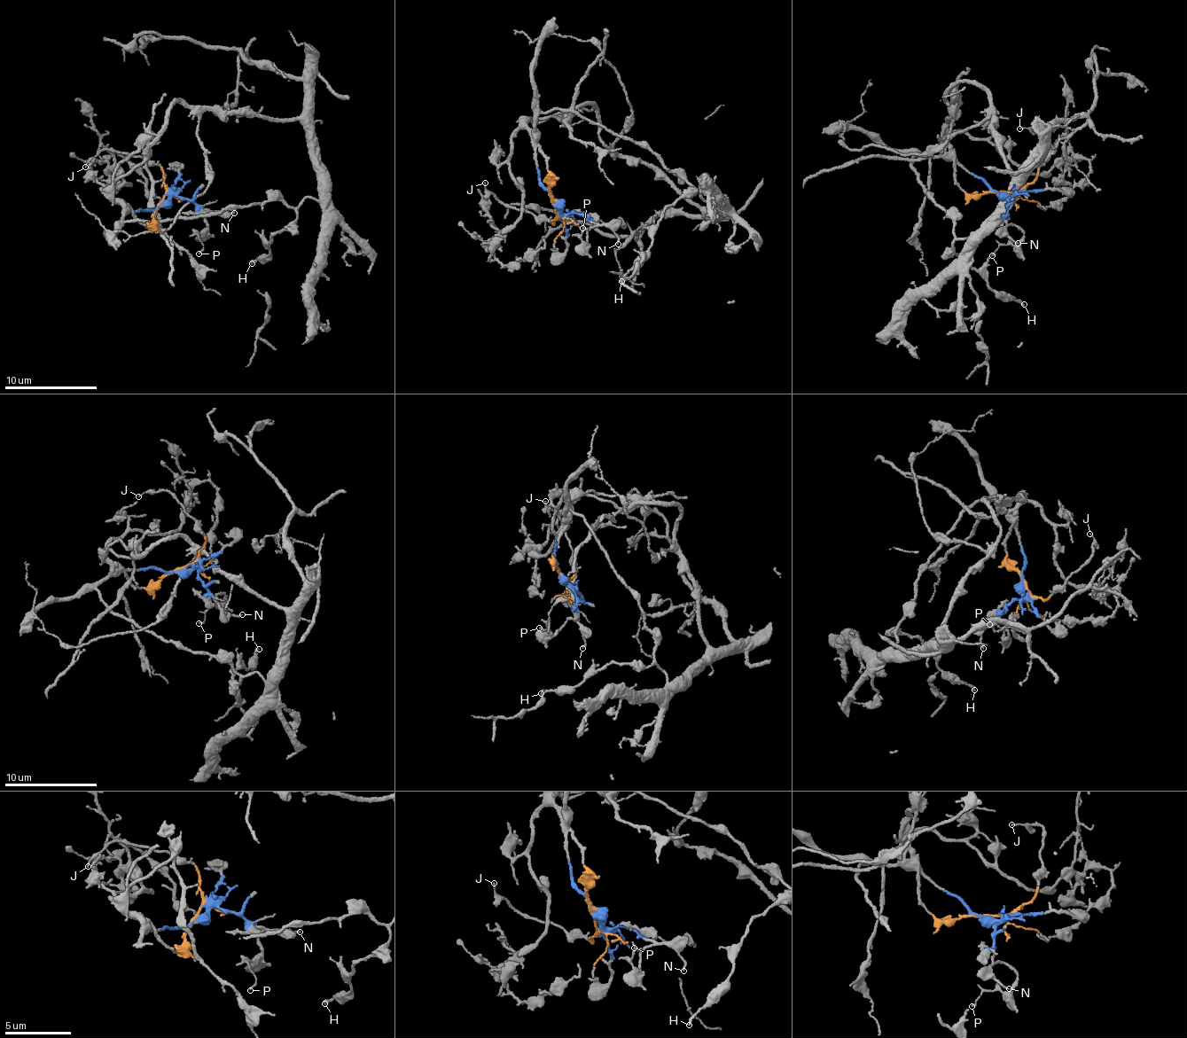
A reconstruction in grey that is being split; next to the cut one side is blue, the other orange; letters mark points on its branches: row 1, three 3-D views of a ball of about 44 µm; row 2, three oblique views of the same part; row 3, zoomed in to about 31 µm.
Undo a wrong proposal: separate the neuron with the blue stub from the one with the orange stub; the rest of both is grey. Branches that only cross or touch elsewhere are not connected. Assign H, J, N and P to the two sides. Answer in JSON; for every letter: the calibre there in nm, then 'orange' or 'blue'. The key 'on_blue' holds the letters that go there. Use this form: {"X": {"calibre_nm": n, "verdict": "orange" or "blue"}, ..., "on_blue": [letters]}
{"H": {"calibre_nm": 180, "verdict": "blue"}, "J": {"calibre_nm": 120, "verdict": "orange"}, "N": {"calibre_nm": 130, "verdict": "blue"}, "P": {"calibre_nm": 120, "verdict": "blue"}, "on_blue": ["H", "N", "P"]}

